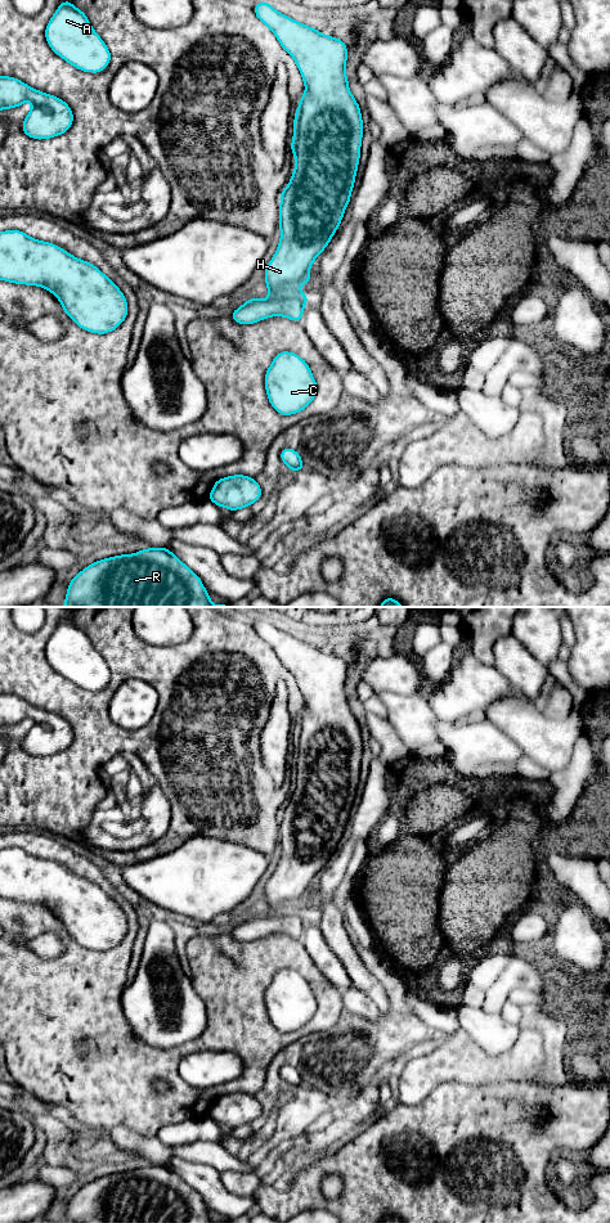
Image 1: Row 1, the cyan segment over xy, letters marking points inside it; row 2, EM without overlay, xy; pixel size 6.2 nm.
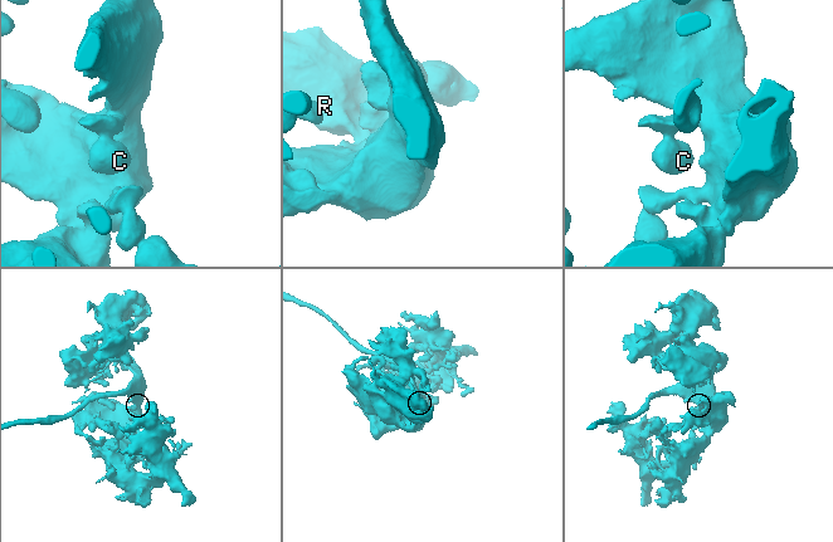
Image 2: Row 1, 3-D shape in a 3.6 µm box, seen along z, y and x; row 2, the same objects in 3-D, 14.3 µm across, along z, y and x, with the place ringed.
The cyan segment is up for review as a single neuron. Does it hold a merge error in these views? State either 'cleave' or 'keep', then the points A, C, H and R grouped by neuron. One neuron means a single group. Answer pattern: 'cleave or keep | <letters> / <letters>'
keep | A C H R

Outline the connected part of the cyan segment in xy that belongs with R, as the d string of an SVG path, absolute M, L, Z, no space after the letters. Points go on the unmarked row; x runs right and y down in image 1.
M148 1165L94 1179L68 1201L63 1223L216 1223L201 1196L169 1165Z

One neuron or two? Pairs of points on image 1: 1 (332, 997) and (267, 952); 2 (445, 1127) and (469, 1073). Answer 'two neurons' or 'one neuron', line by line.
1: one neuron
2: two neurons

